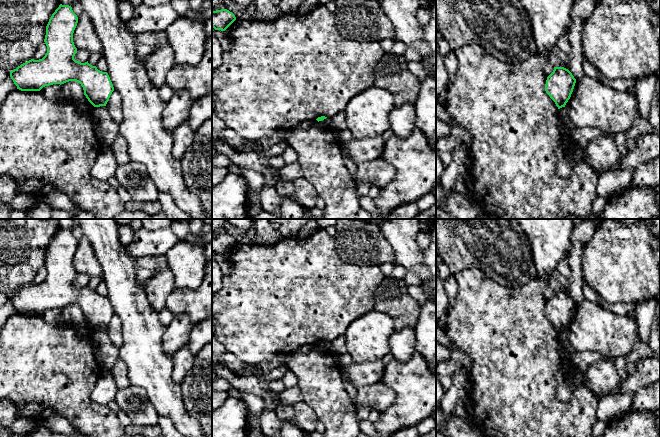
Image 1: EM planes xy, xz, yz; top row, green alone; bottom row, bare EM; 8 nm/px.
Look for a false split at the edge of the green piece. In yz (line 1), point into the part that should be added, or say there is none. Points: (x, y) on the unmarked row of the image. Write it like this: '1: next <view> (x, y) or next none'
1: next none

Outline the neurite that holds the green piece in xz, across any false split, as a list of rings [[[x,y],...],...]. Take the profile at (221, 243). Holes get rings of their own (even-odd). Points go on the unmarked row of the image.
[[[227,233],[212,235],[212,252],[225,255],[234,245],[235,239]]]

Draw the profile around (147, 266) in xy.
[[[165,255],[144,256],[137,258],[137,281],[145,287],[157,270],[167,265]]]

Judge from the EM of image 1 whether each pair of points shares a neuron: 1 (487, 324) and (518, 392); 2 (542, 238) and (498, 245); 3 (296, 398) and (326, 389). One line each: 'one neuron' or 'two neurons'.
1: one neuron
2: two neurons
3: two neurons

